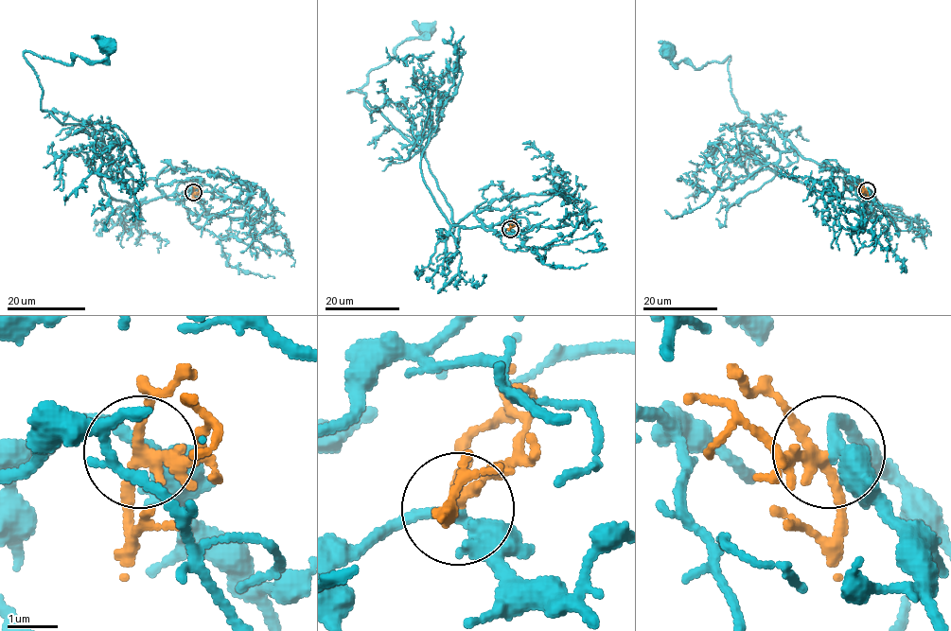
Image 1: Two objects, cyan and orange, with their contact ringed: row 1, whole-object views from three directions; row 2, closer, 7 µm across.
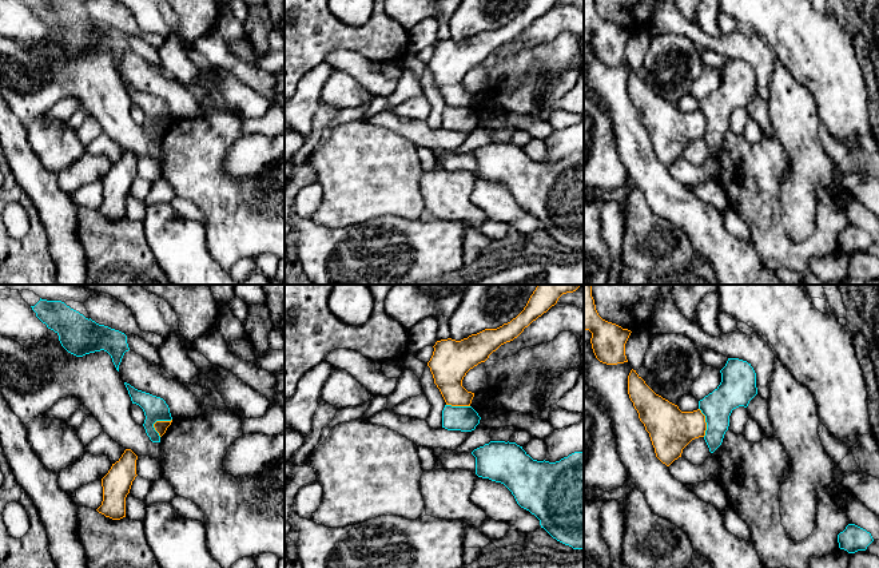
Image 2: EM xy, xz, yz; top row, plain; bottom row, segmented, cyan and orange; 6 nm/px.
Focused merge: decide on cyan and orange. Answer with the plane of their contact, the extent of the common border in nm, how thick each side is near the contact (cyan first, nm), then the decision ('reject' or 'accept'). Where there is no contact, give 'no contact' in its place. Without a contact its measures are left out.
xy | 130 nm | 140/80 nm | reject

